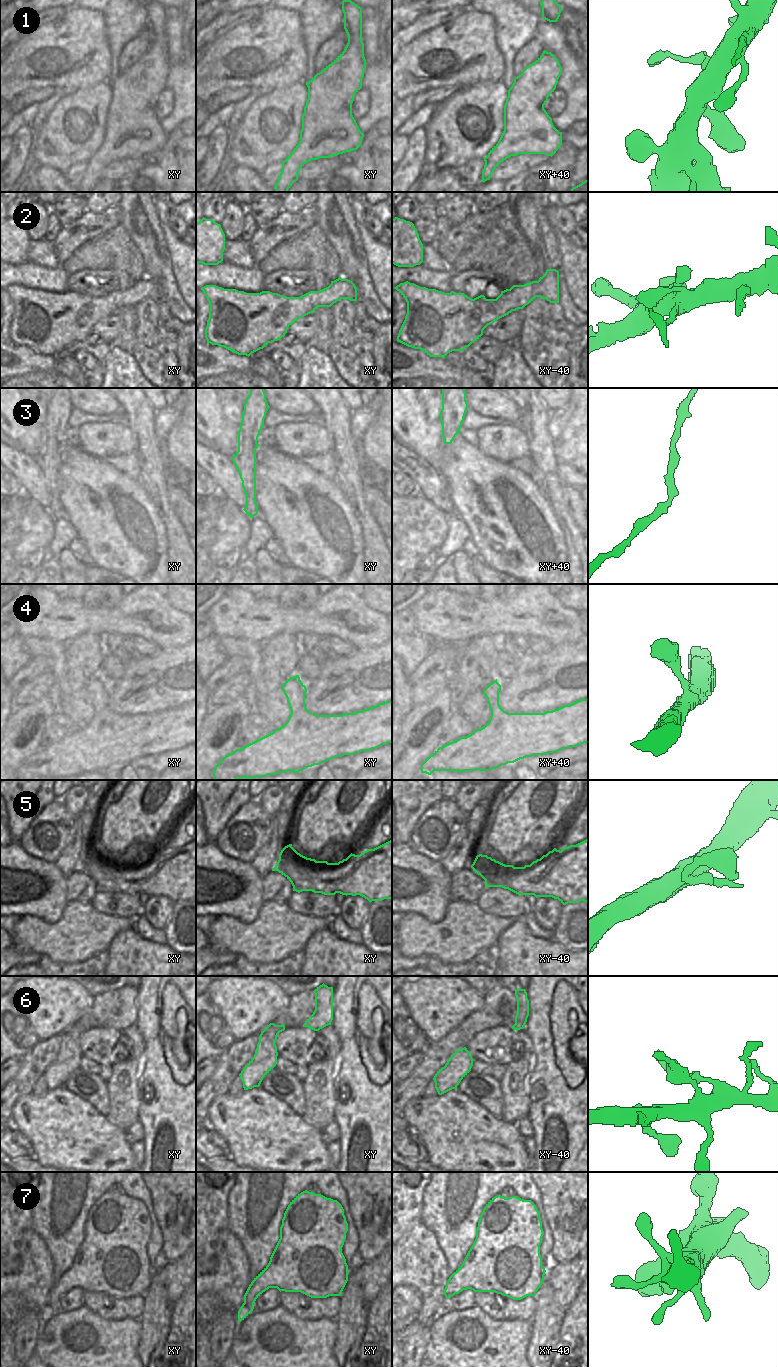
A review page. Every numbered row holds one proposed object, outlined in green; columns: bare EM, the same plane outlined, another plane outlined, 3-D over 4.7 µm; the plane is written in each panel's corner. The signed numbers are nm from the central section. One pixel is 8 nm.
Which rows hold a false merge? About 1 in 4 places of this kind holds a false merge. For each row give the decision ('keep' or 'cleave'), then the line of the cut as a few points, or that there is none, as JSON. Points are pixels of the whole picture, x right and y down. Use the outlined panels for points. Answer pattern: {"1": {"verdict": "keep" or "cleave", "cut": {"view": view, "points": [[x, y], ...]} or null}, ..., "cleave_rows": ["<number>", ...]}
{"1": {"verdict": "keep", "cut": null}, "2": {"verdict": "keep", "cut": null}, "3": {"verdict": "keep", "cut": null}, "4": {"verdict": "keep", "cut": null}, "5": {"verdict": "keep", "cut": null}, "6": {"verdict": "cleave", "cut": {"view": "xy", "points": [[263, 1030], [271, 1030], [278, 1033]]}}, "7": {"verdict": "keep", "cut": null}, "cleave_rows": ["6"]}

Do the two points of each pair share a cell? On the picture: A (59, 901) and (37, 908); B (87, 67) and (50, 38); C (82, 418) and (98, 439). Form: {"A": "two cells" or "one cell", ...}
{"A": "one cell", "B": "one cell", "C": "two cells"}

